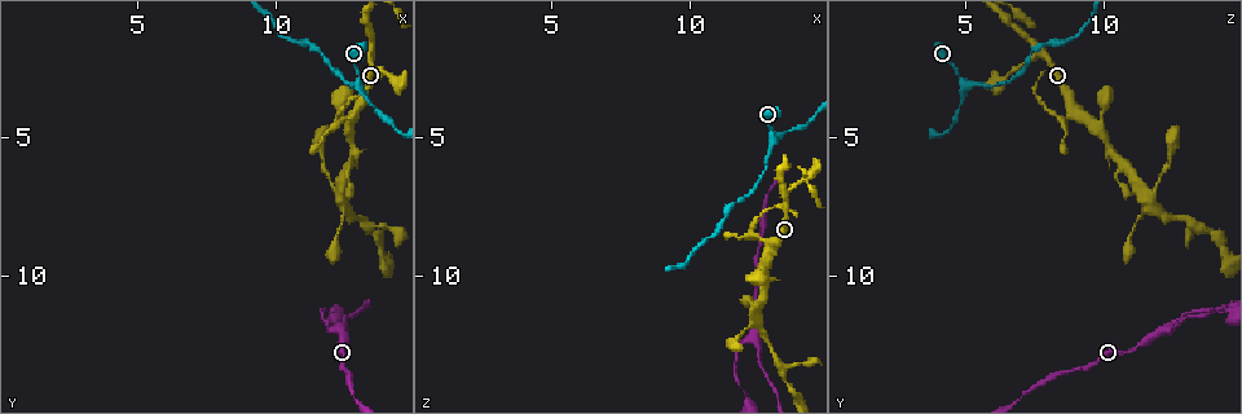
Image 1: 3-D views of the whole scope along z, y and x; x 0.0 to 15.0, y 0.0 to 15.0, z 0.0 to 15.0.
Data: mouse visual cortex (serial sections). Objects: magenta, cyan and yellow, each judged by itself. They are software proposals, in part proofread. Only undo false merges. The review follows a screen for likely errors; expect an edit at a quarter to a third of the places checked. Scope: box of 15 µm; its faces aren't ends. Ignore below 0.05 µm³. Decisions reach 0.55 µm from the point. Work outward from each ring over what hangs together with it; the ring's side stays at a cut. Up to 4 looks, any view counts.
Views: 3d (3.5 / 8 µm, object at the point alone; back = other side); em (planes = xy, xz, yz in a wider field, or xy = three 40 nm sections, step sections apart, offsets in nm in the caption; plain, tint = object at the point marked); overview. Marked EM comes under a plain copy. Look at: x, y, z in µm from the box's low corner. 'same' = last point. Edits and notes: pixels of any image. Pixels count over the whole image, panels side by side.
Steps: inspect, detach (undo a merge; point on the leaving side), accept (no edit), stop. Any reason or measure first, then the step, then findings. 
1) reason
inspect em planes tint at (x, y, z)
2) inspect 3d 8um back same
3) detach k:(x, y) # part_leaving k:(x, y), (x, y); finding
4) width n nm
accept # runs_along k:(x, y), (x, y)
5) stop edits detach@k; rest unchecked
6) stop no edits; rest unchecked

abrupt turn
inspect 3d 3.5um at (12.2, 4.3, 8.5)

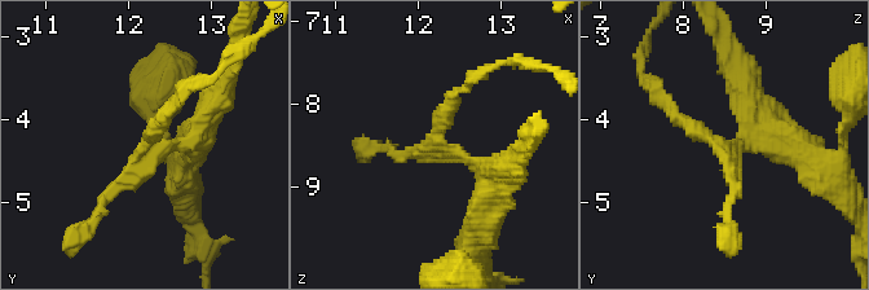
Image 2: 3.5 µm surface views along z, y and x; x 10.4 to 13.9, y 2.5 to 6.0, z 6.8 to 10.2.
need the tissue
inspect em xy step 3 tint at (12.25, 4.25, 8.40)

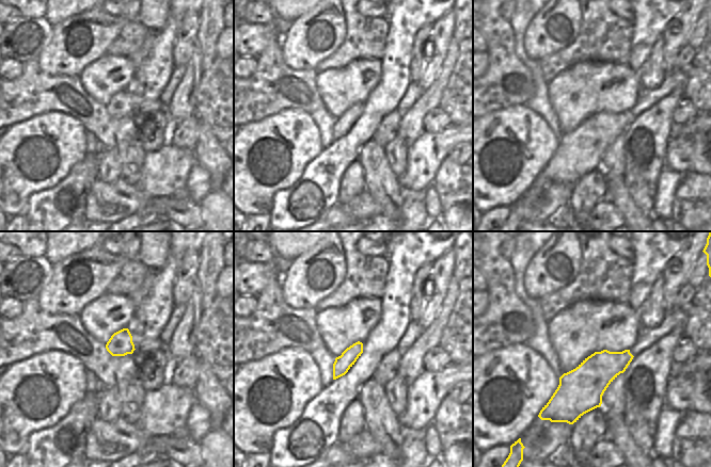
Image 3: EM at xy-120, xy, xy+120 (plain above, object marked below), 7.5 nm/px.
detach 2:(146, 143) # part_leaving 2:(740, 144), (697, 132), (657, 92); two cells meet here

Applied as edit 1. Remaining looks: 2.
two arms in line, one across
inspect em xy step 5 tint at (13.5, 1.9, 7.6)

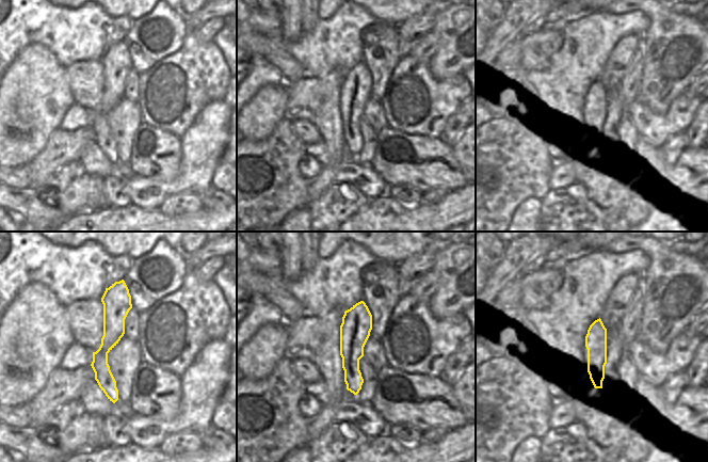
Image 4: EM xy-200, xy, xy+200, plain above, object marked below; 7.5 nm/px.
see where the arms go
inspect 3d 3.5um same

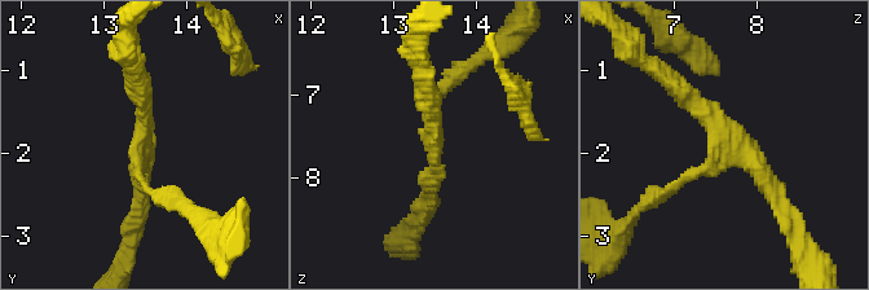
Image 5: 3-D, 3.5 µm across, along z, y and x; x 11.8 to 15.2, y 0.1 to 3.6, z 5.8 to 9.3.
accept # runs_along 4:(117, 285), (102, 351), (112, 398); continuous, no second cell

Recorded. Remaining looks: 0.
stop edits detach@2; rest unchecked

